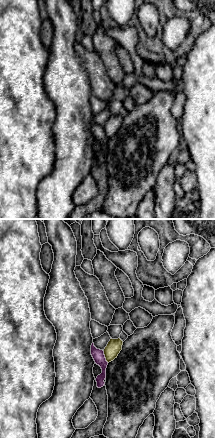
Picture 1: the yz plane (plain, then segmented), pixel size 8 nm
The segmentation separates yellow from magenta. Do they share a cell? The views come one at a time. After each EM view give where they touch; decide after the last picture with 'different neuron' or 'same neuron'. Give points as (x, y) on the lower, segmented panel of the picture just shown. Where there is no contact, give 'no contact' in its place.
contact (105, 357)

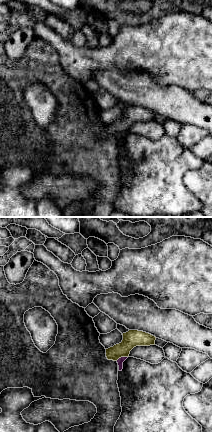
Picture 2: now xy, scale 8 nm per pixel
contact (121, 356)

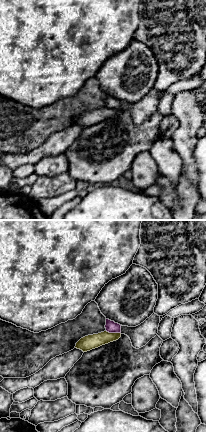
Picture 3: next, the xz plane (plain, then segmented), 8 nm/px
contact (113, 333)

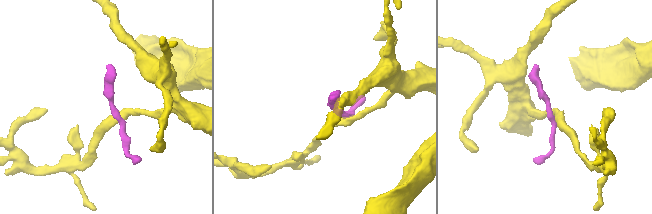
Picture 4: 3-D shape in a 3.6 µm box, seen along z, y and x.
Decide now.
different neuron

